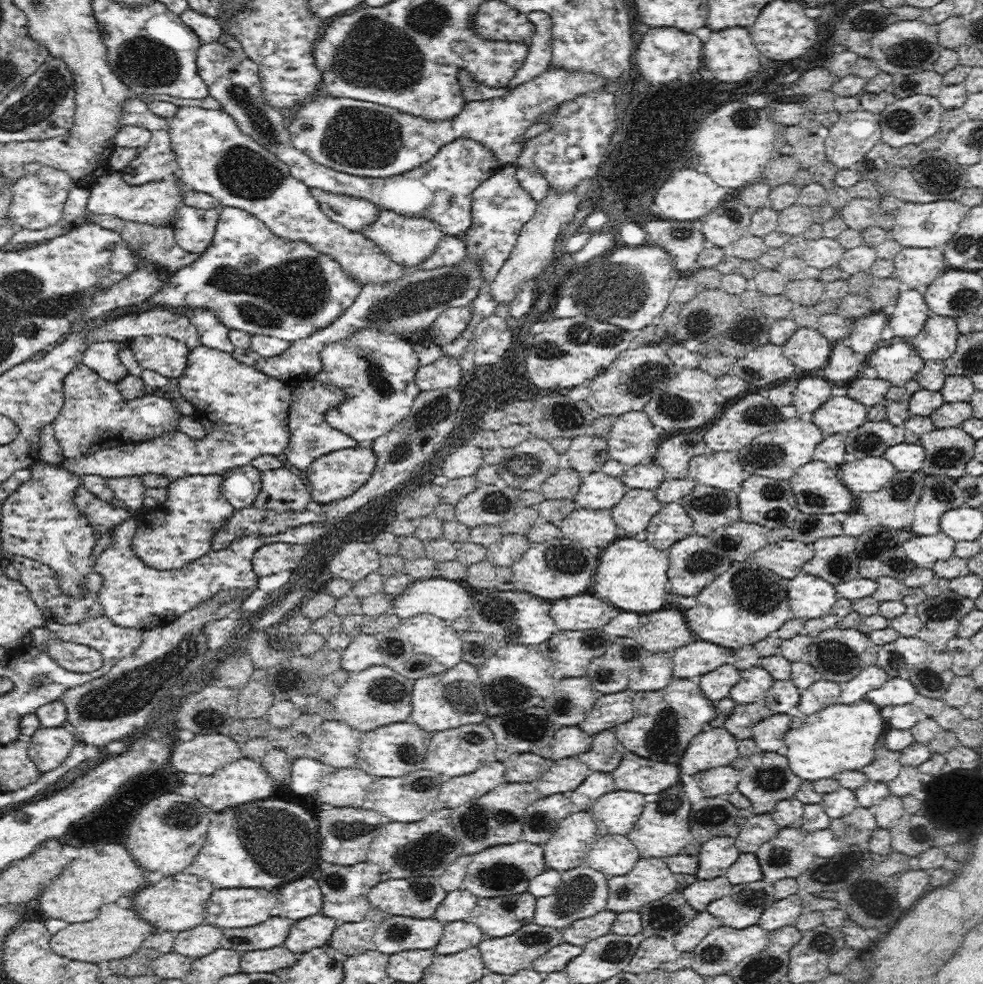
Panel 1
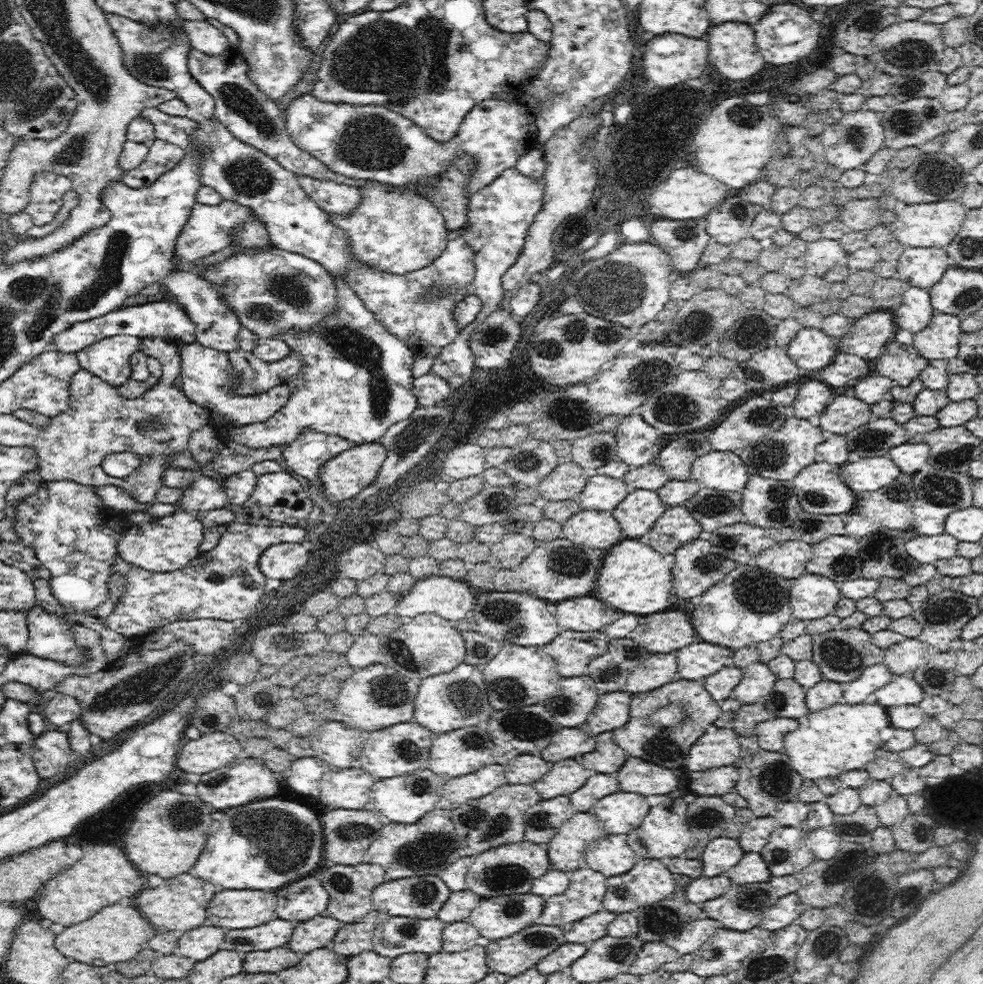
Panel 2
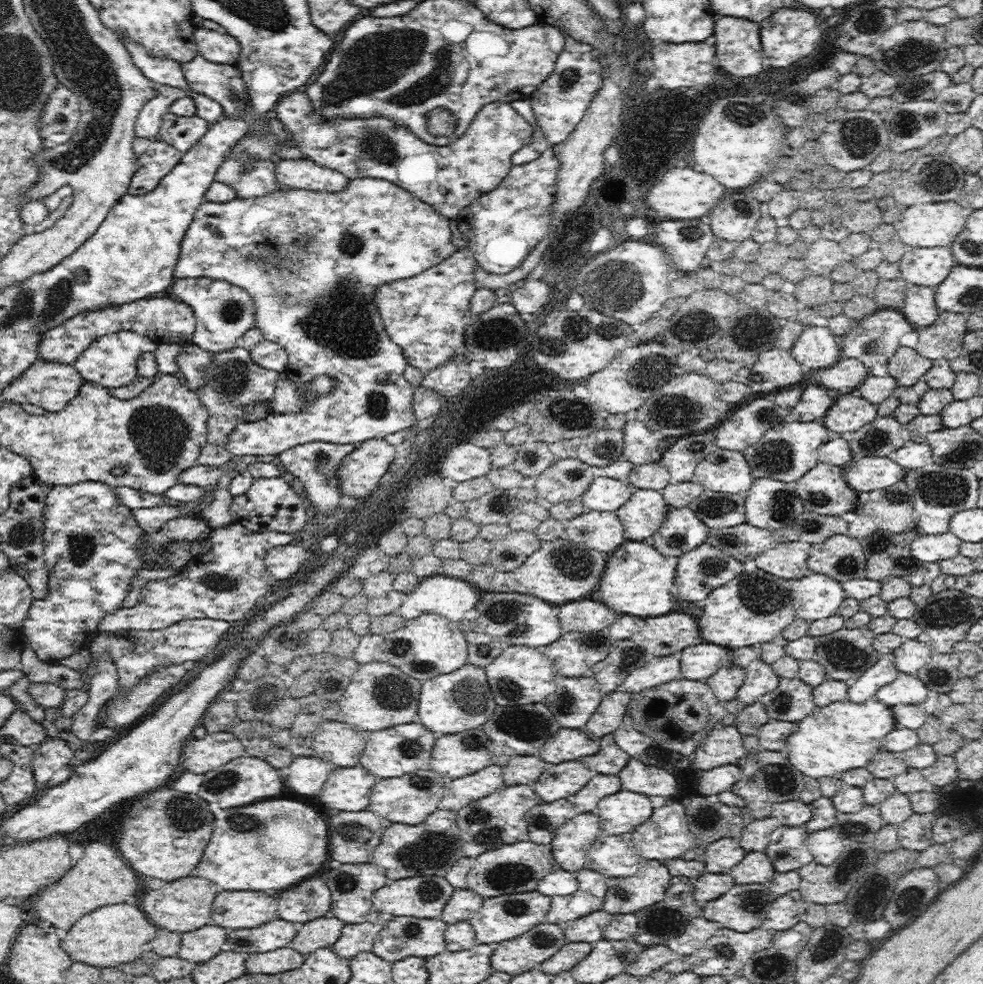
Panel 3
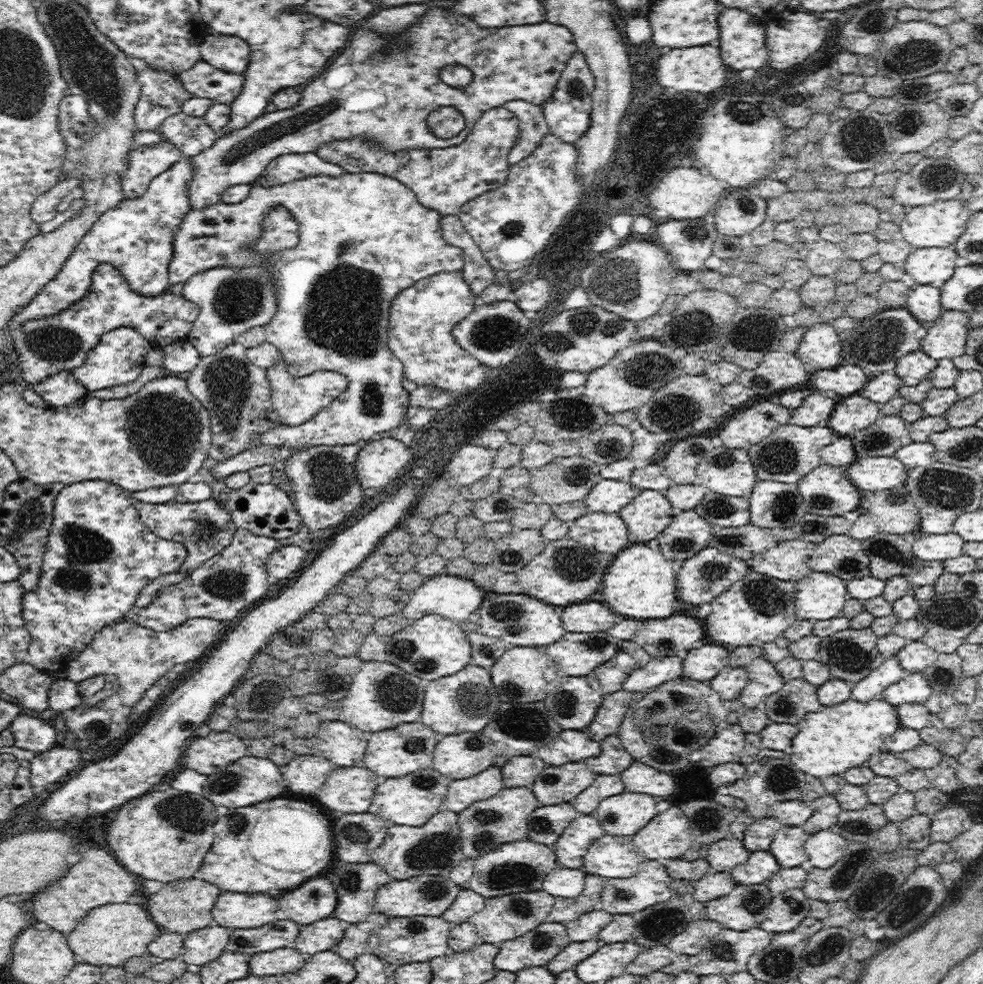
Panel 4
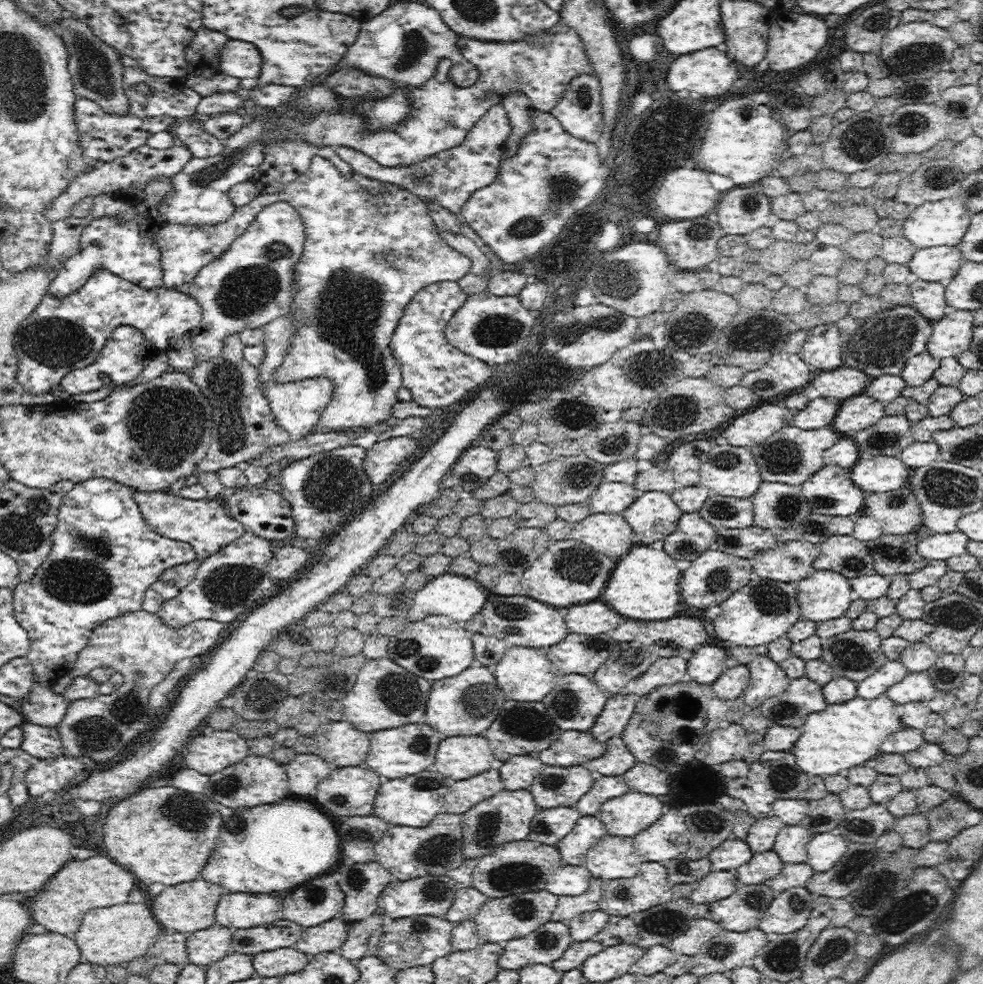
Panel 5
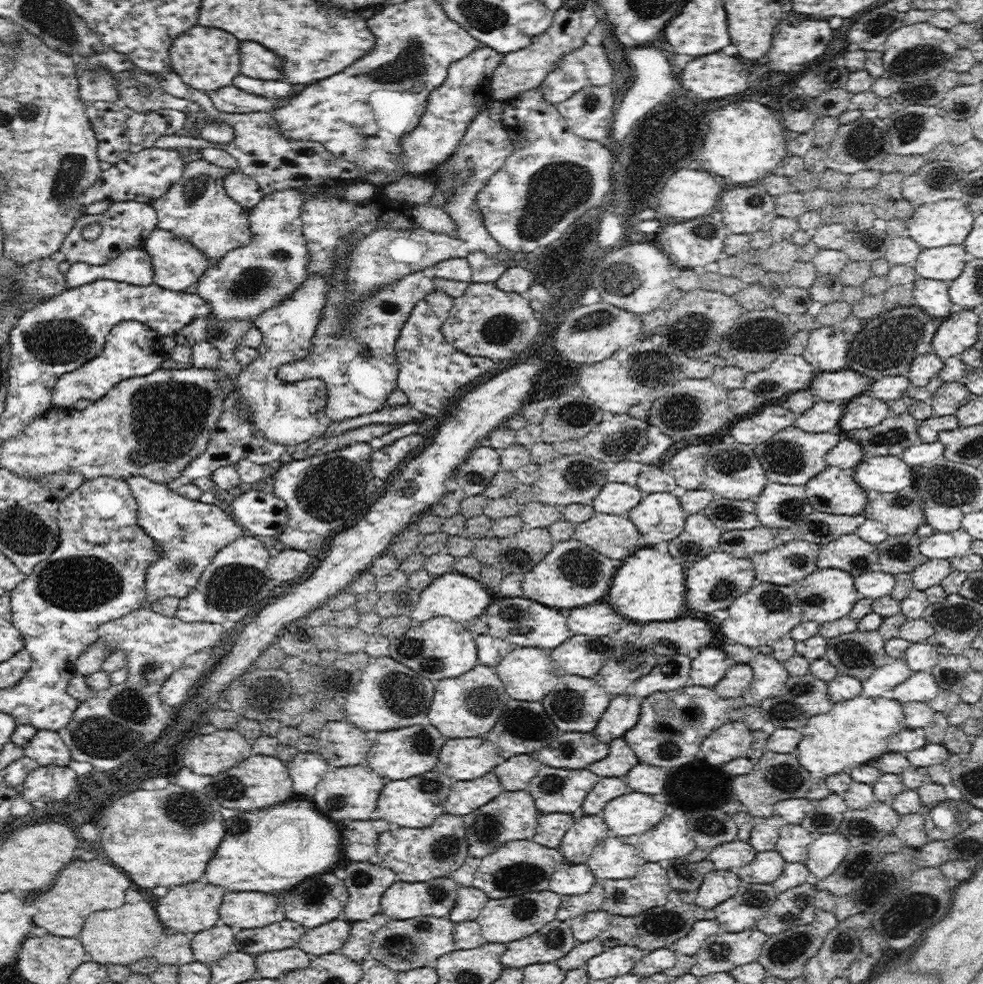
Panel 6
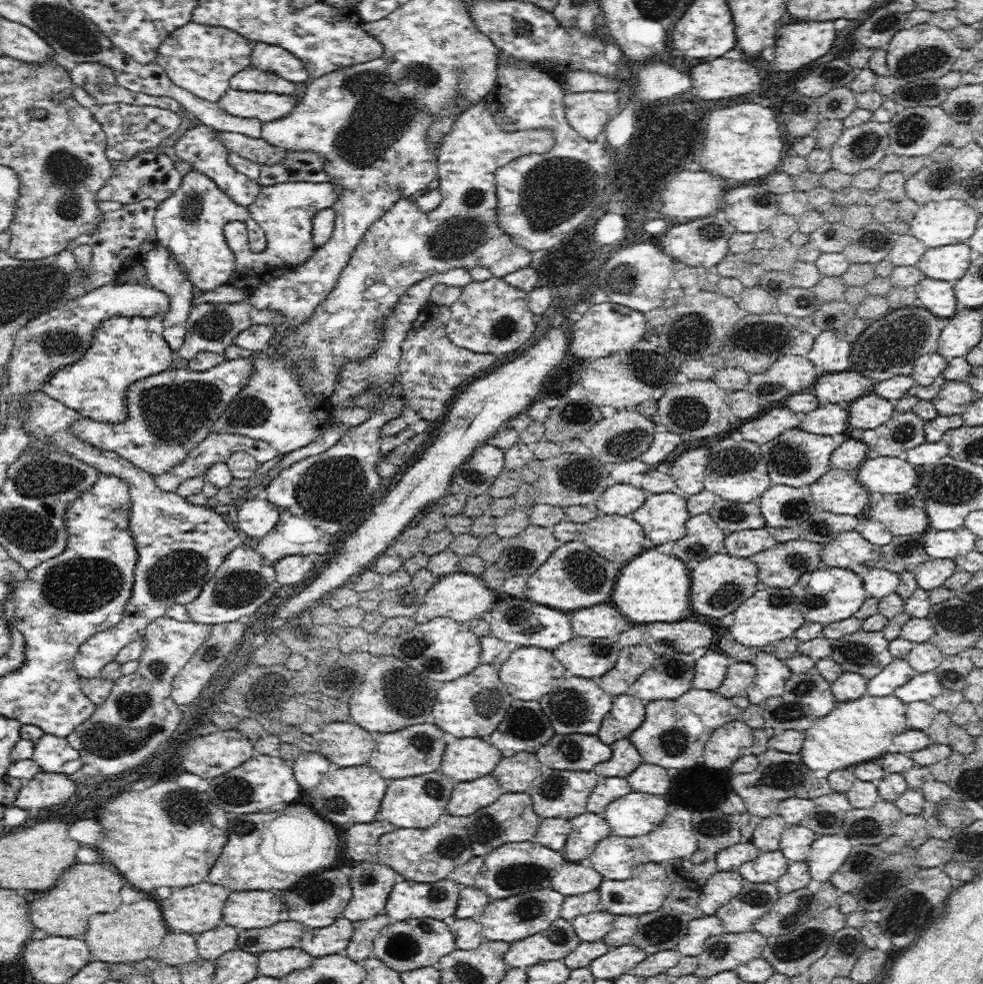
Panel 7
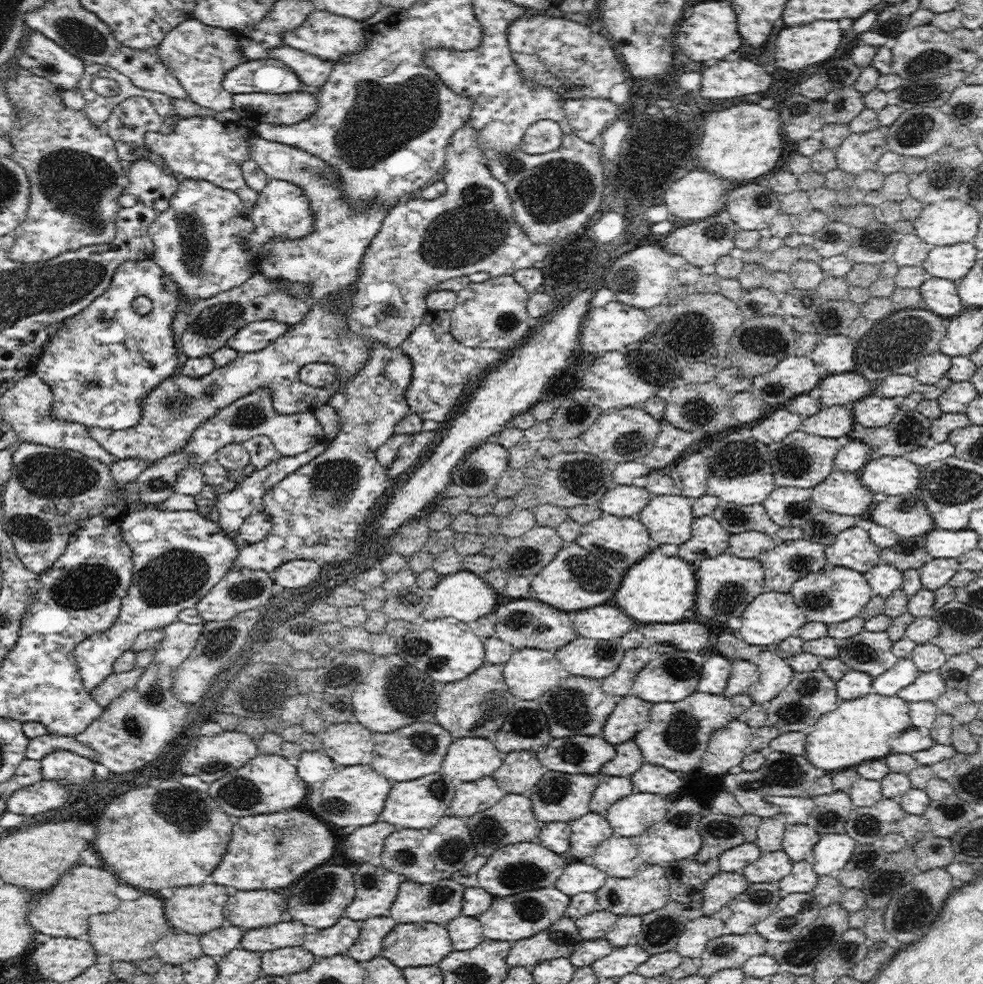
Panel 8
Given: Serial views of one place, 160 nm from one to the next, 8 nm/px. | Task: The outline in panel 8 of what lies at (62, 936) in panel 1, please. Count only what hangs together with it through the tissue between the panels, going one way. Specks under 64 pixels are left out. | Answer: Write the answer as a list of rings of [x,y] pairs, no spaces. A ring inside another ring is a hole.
[[[140,896],[132,902],[122,902],[122,906],[110,914],[90,916],[90,942],[96,956],[110,956],[114,962],[152,958],[156,954],[154,944],[170,931],[164,914],[164,902],[156,896]]]

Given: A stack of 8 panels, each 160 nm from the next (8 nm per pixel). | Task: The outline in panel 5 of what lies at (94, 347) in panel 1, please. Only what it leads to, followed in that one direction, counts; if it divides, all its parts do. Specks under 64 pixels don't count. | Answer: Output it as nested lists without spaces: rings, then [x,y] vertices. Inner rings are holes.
[[[120,325],[110,334],[96,360],[84,368],[79,368],[66,374],[61,380],[59,387],[67,394],[70,394],[70,396],[98,390],[107,381],[119,387],[138,378],[148,366],[149,360],[159,351],[154,343],[146,340],[144,333],[138,328],[130,325]]]

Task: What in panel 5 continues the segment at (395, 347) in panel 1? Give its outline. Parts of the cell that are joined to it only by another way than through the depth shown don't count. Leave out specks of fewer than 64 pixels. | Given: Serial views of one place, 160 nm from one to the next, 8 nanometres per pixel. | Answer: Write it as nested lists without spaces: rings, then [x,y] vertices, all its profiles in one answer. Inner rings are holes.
[[[315,157],[308,172],[286,184],[282,192],[261,193],[248,205],[238,207],[226,222],[166,223],[157,234],[164,271],[163,285],[175,289],[192,283],[203,266],[222,256],[258,213],[279,201],[290,204],[301,216],[305,226],[305,244],[300,260],[294,264],[296,294],[290,304],[290,315],[294,315],[292,325],[296,327],[296,332],[290,338],[289,353],[275,370],[273,379],[284,384],[325,376],[332,381],[332,398],[319,416],[316,431],[361,431],[382,424],[392,418],[393,406],[399,401],[399,388],[403,386],[400,363],[393,357],[389,344],[406,304],[425,286],[443,281],[460,281],[470,273],[471,260],[442,238],[428,213],[428,204],[413,192],[397,184],[380,182],[357,173],[346,178],[332,162]]]

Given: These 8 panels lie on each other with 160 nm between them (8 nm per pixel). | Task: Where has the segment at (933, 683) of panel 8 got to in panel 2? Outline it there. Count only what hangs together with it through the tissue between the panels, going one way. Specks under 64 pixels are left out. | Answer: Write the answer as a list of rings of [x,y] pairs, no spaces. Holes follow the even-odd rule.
[[[909,674],[895,676],[889,684],[876,690],[874,696],[886,708],[892,705],[915,704],[924,698],[923,689]]]

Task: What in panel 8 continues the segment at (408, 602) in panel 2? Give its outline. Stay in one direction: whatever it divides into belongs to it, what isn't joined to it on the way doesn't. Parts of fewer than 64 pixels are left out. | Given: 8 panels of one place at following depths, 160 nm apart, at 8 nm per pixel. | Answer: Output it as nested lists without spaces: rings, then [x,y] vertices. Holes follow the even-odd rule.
[[[458,571],[441,576],[440,582],[431,590],[429,602],[423,608],[421,620],[434,621],[442,617],[451,617],[464,623],[471,623],[487,614],[494,614],[498,592],[472,571]]]

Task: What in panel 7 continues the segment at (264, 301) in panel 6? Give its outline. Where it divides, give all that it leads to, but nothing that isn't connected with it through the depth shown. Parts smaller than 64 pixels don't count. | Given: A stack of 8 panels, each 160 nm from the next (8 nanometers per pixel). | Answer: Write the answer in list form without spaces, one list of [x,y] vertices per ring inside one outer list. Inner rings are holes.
[[[283,182],[274,186],[261,187],[257,200],[250,204],[251,217],[262,227],[265,232],[267,245],[262,251],[250,249],[250,243],[244,240],[226,238],[235,254],[235,272],[231,275],[229,285],[246,291],[246,298],[262,284],[270,283],[274,278],[285,276],[306,262],[314,250],[312,242],[312,218],[316,213],[333,207],[338,200],[338,189],[331,182],[303,183]]]

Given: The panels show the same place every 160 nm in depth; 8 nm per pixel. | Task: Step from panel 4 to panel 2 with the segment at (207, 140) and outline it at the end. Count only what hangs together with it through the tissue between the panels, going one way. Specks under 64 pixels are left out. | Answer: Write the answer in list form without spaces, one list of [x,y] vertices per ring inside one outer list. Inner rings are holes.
[[[158,107],[144,108],[140,115],[152,122],[155,138],[181,147],[185,152],[190,150],[191,135],[198,126],[195,120],[186,116],[177,117],[166,114],[160,111]]]

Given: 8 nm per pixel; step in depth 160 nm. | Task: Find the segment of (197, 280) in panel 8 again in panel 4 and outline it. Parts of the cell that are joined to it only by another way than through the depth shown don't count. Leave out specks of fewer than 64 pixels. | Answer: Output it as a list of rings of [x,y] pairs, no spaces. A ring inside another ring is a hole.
[[[430,7],[430,10],[428,10],[426,14],[422,14],[422,16],[416,20],[416,24],[410,24],[410,26],[404,30],[404,34],[402,34],[402,36],[398,36],[398,34],[396,34],[396,36],[382,36],[381,34],[376,34],[371,30],[367,30],[367,28],[360,28],[360,30],[354,34],[354,38],[352,38],[350,46],[348,46],[348,48],[344,48],[344,50],[338,54],[338,58],[336,58],[336,60],[334,60],[334,62],[332,62],[332,64],[323,71],[324,74],[320,74],[320,78],[312,80],[310,84],[305,86],[298,104],[295,104],[289,109],[277,109],[276,111],[266,113],[265,115],[258,117],[254,122],[247,124],[244,128],[230,132],[228,136],[219,136],[217,142],[211,148],[204,150],[200,155],[192,157],[190,163],[192,163],[192,167],[194,167],[194,176],[192,176],[189,182],[190,209],[203,210],[209,207],[214,207],[221,201],[220,195],[222,195],[222,192],[224,192],[226,188],[237,184],[256,182],[256,180],[264,174],[264,170],[269,166],[269,164],[280,155],[302,155],[310,152],[316,153],[316,150],[321,148],[321,145],[333,143],[335,141],[349,140],[349,138],[354,137],[368,138],[368,141],[372,141],[374,145],[380,145],[386,153],[400,153],[401,151],[410,151],[415,149],[444,149],[457,146],[470,135],[472,128],[474,128],[474,125],[478,122],[480,116],[482,116],[486,110],[490,110],[490,108],[498,108],[499,106],[506,104],[506,102],[513,100],[523,100],[538,106],[542,106],[546,100],[550,100],[550,96],[552,96],[552,92],[554,92],[554,88],[556,88],[556,82],[558,82],[558,78],[560,78],[562,70],[566,68],[566,62],[572,58],[572,54],[574,54],[576,50],[577,44],[575,43],[572,31],[561,24],[552,24],[548,21],[542,21],[538,24],[526,24],[515,27],[482,28],[470,17],[462,16],[461,14],[451,10],[451,8],[444,7]],[[447,64],[466,65],[466,67],[474,73],[472,82],[467,84],[464,88],[454,88],[453,86],[442,82],[440,77],[441,70]],[[436,106],[455,106],[464,115],[465,127],[458,136],[454,136],[449,139],[439,139],[430,132],[426,118],[428,118],[428,114],[430,114]]]

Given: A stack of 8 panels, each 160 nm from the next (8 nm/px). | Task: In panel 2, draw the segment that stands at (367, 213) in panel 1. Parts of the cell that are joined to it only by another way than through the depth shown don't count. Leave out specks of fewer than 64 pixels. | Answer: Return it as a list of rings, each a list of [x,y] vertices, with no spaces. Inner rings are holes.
[[[298,176],[298,179],[306,195],[325,213],[347,215],[354,212],[362,202],[362,192],[354,185],[314,180],[304,176]]]

